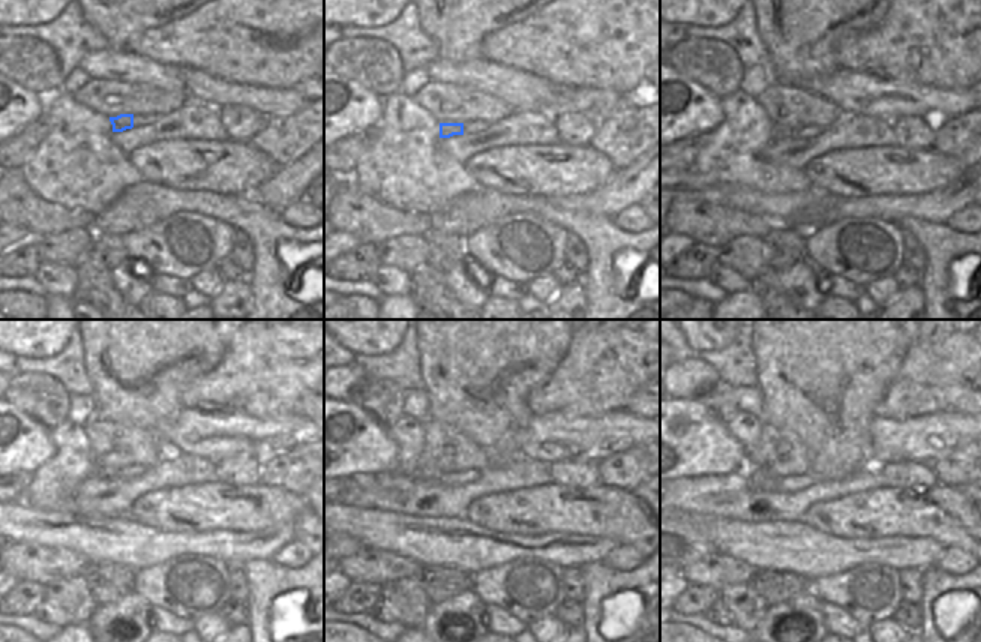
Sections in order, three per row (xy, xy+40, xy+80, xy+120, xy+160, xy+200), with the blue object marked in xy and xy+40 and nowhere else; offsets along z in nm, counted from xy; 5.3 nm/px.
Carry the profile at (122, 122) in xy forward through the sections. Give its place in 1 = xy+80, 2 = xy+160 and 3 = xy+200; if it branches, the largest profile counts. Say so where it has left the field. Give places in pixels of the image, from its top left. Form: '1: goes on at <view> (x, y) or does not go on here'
1: goes on at xy+80 (777, 132)
2: goes on at xy+160 (432, 476)
3: goes on at xy+200 (758, 480)

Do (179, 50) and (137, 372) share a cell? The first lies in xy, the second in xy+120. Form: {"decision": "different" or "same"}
{"decision": "different"}

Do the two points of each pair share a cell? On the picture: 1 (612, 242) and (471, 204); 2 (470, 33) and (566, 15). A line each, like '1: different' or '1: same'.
1: same
2: different

